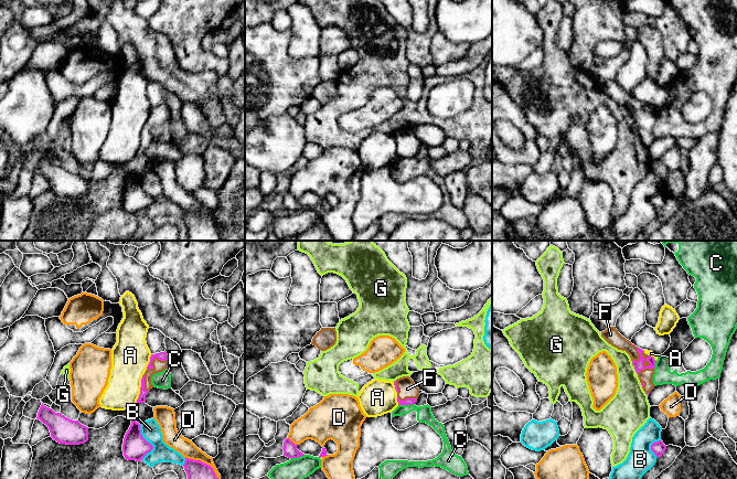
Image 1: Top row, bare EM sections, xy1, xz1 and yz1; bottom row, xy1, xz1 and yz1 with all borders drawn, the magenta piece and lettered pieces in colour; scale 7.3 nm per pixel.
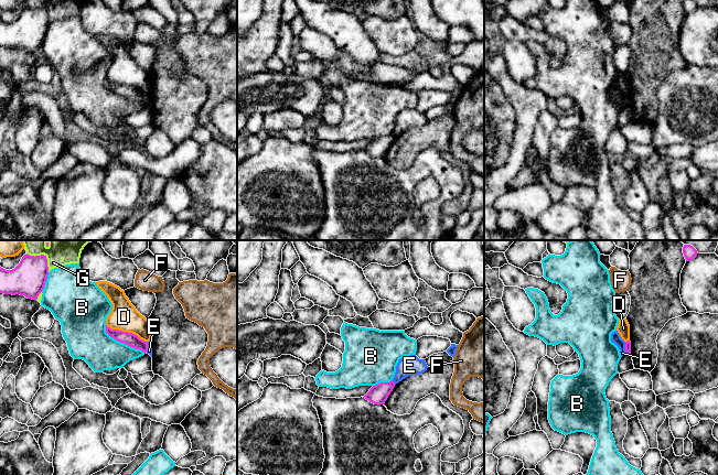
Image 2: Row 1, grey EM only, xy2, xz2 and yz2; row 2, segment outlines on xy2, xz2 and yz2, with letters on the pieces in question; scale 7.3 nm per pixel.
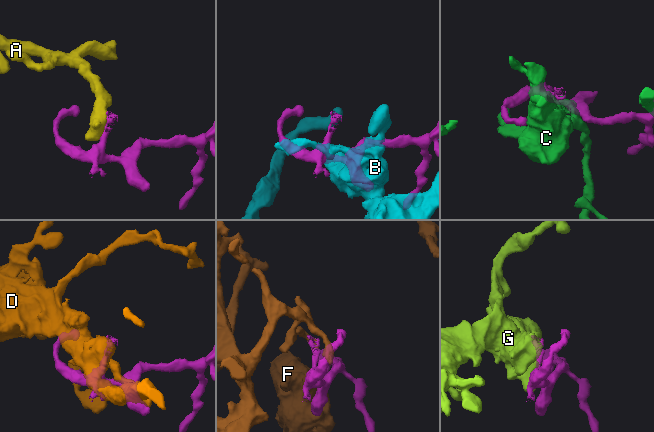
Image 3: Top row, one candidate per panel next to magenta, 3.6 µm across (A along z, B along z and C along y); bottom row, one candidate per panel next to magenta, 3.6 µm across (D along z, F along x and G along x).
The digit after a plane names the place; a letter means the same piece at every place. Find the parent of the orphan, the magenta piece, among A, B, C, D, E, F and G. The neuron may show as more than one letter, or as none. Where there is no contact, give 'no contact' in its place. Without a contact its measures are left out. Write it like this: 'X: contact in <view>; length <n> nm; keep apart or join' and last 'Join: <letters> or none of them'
A: contact in xy1; length 220 nm; keep apart
B: contact in xy2; length 360 nm; keep apart
C: contact in xz1; length 120 nm; keep apart
D: contact in xy2; length 340 nm; keep apart
E: contact in xz2; length 40 nm; keep apart
F: contact in yz1; length 200 nm; join
G: contact in xy2; length 220 nm; keep apart
Join: F

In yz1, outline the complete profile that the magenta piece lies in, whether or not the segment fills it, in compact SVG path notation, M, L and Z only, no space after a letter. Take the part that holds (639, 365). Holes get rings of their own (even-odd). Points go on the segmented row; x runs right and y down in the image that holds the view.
M616 327L607 328L601 332L601 337L612 347L626 351L630 355L642 388L649 396L650 392L655 386L653 384L653 374L656 362L654 358L645 354L642 349L635 347L631 341L622 337Z

